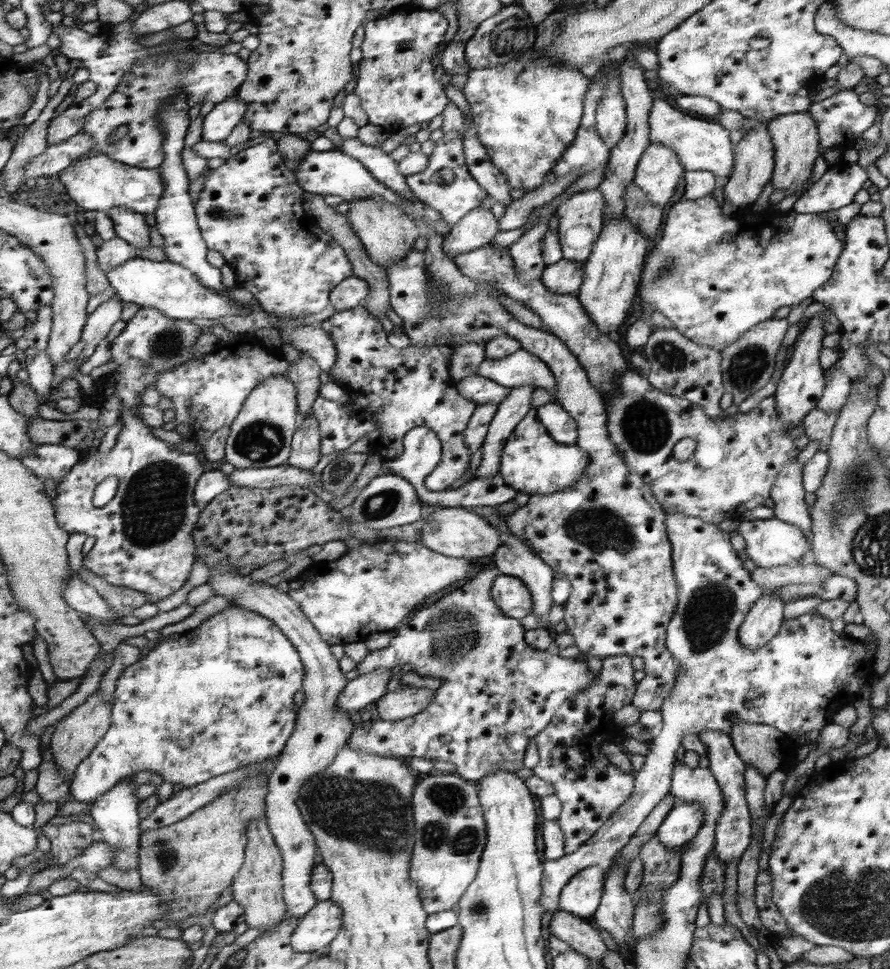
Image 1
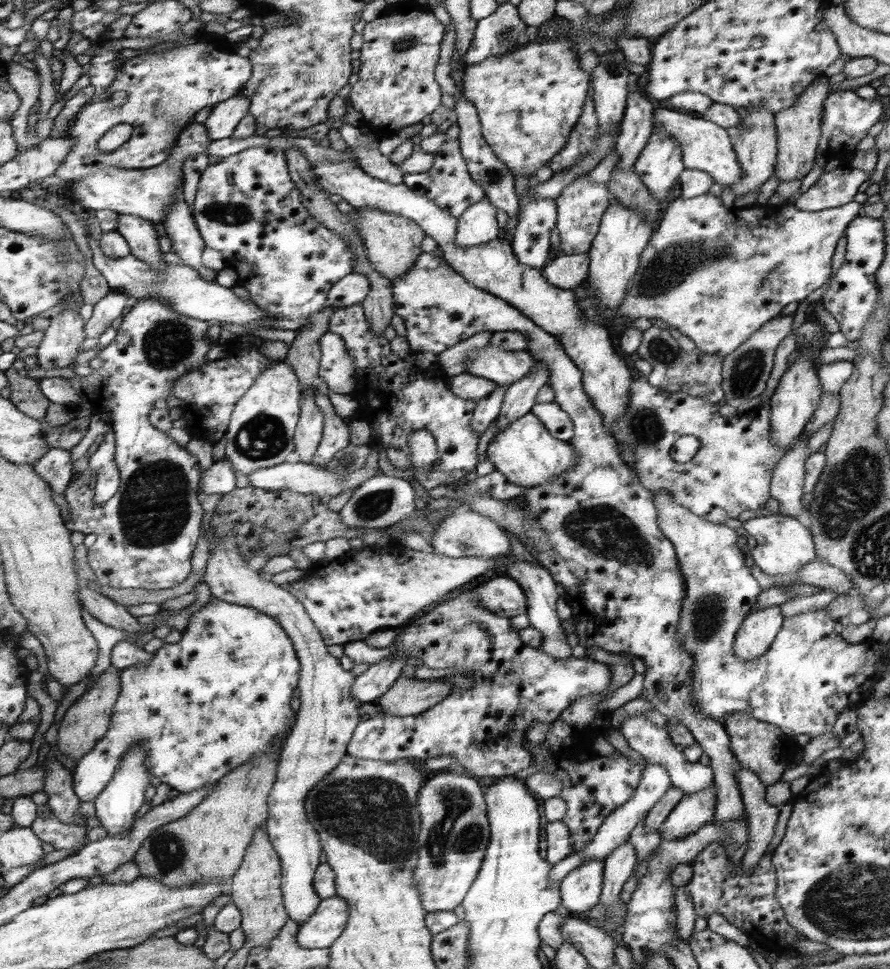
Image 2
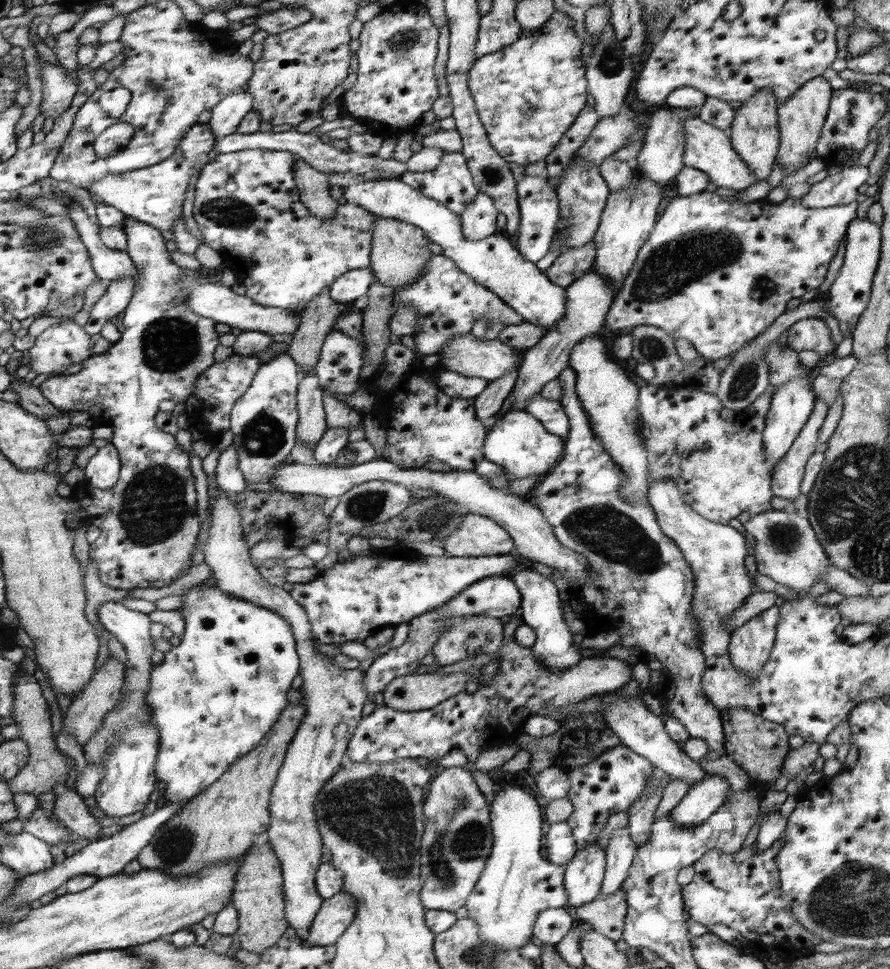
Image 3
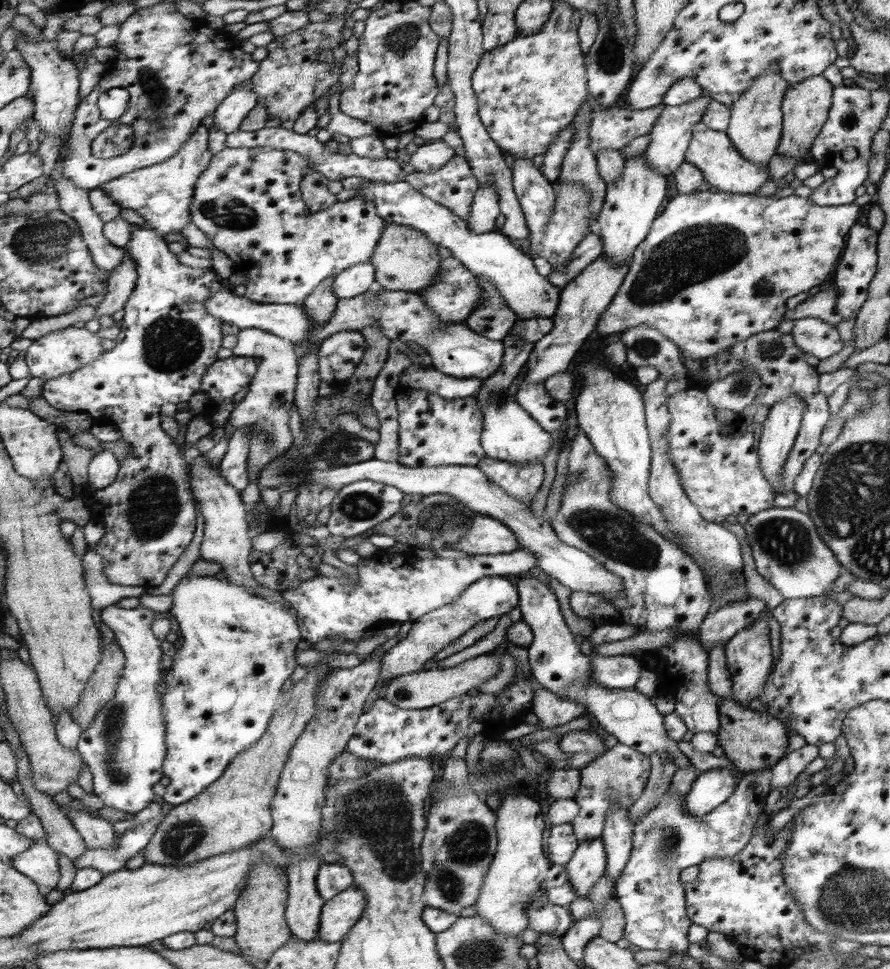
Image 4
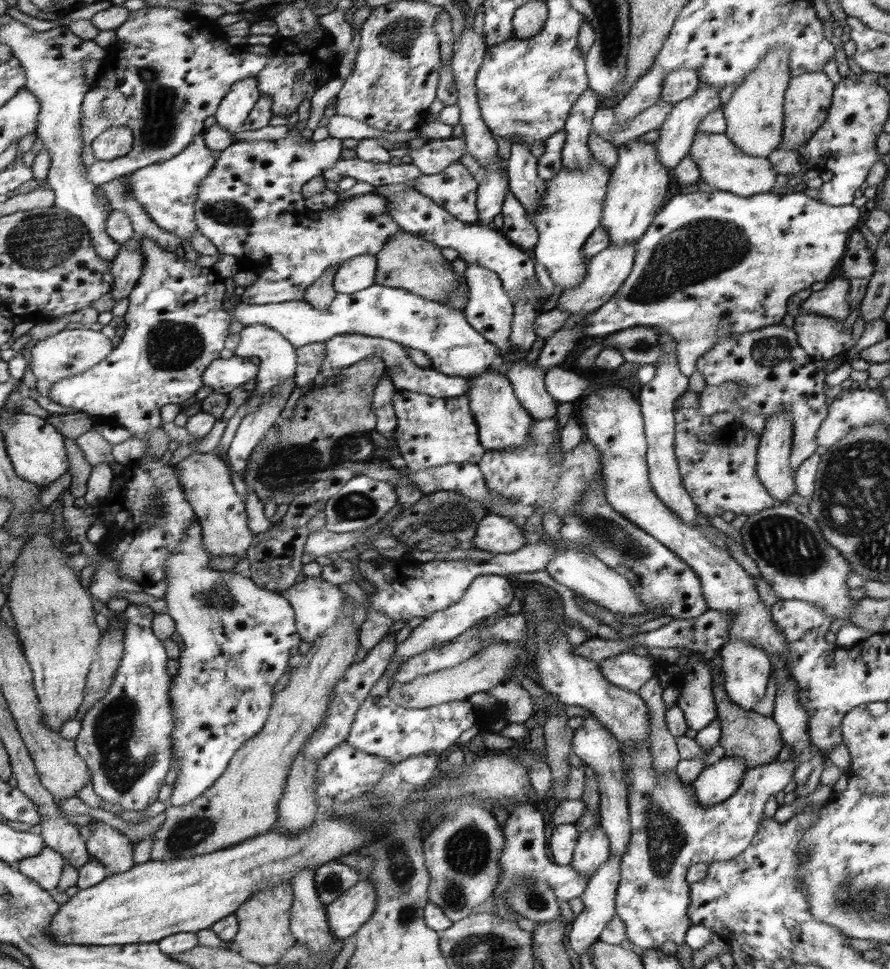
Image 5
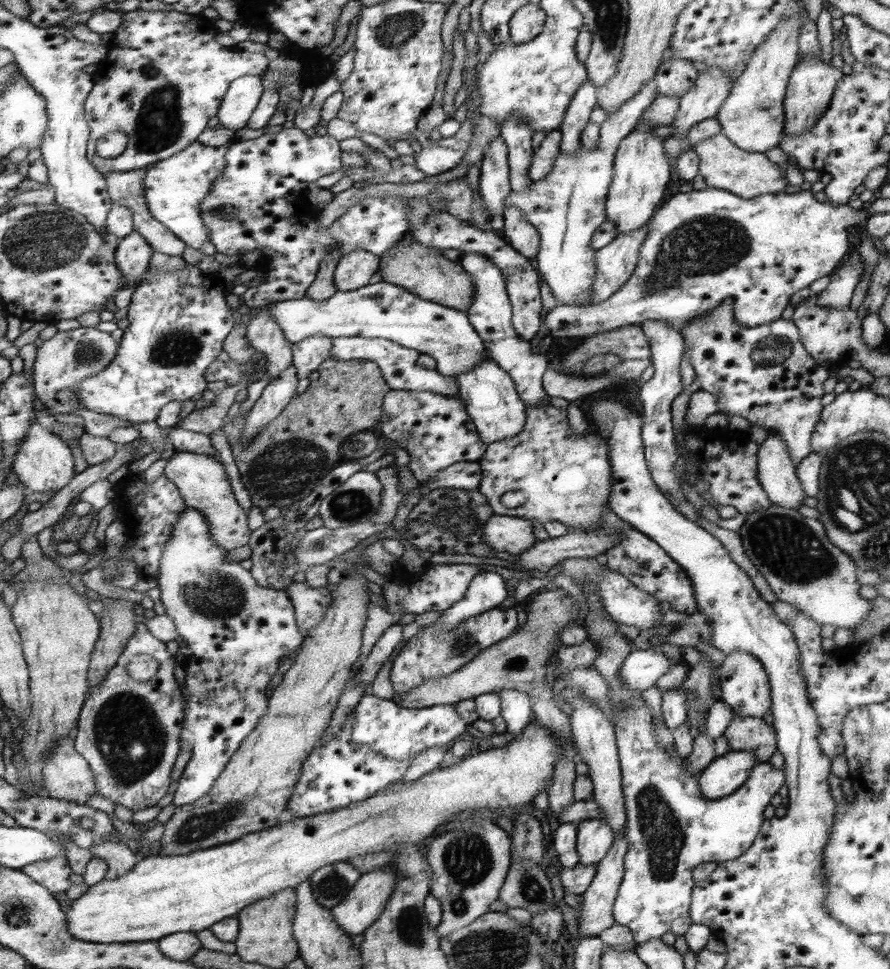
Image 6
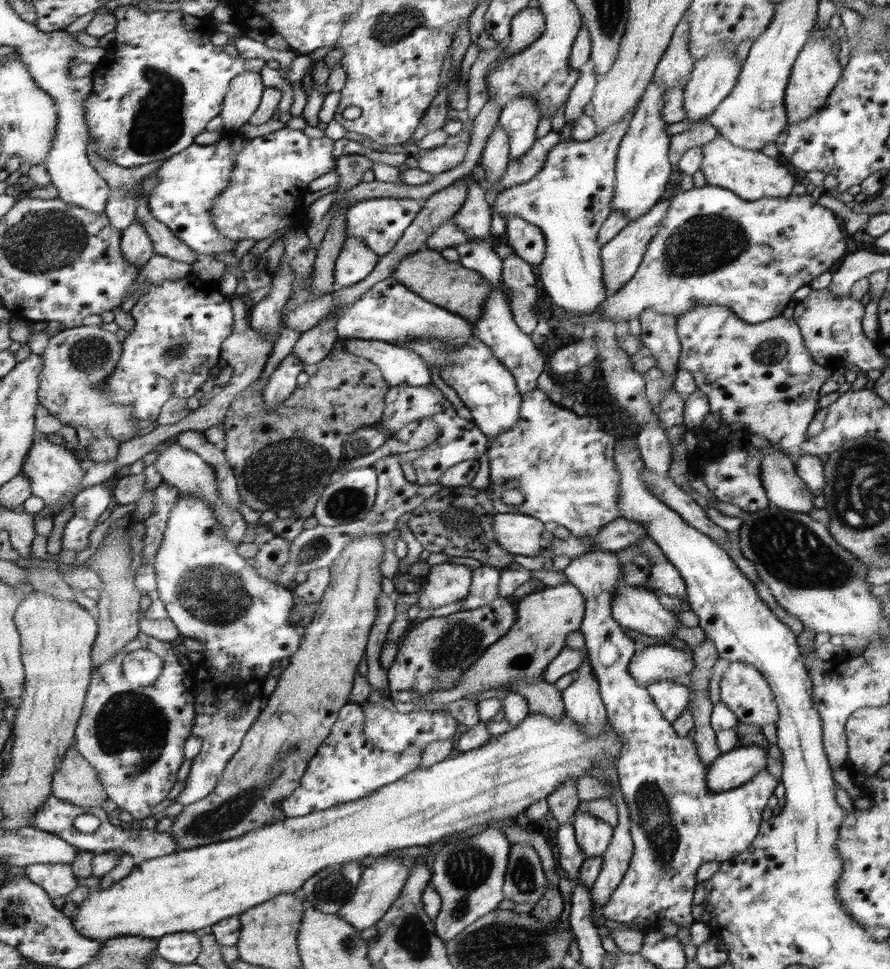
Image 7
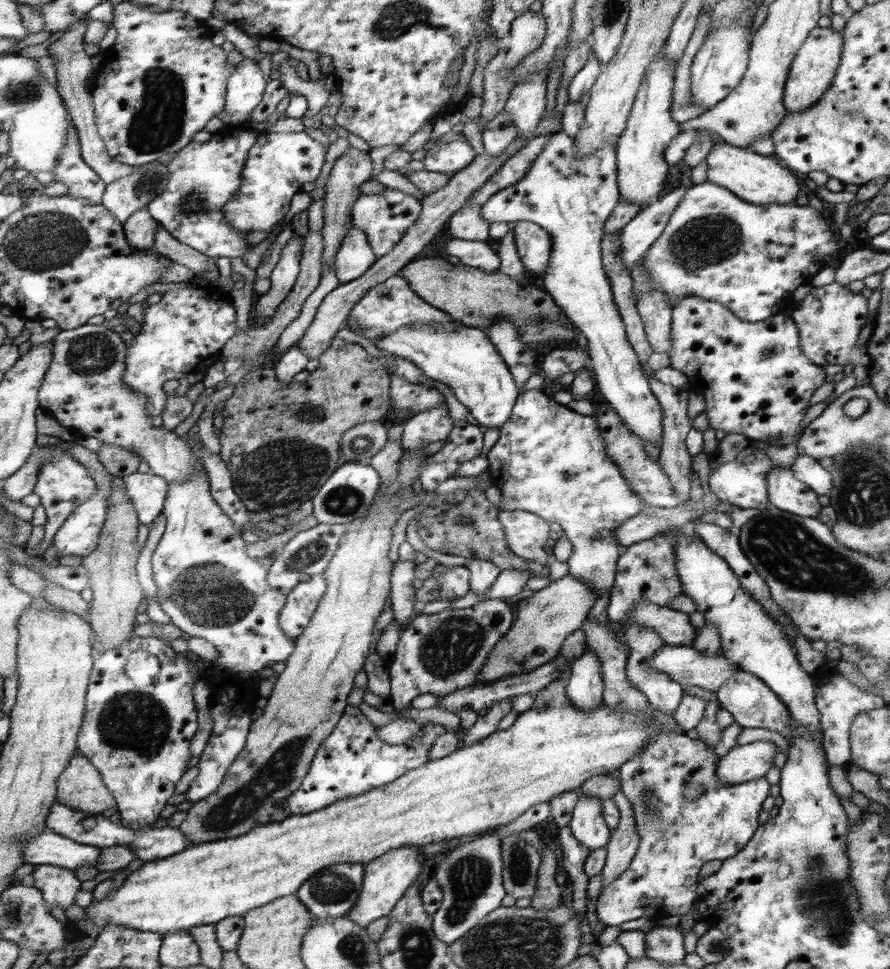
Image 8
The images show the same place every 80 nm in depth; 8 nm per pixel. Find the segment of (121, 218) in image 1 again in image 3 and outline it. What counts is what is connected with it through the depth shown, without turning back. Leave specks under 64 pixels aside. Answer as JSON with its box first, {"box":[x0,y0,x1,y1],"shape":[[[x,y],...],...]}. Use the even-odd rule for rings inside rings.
{"box":[40,217,219,590],"shape":[[[128,217],[128,219],[122,222],[124,226],[124,234],[127,238],[127,248],[125,252],[132,259],[132,263],[136,265],[139,280],[136,282],[136,289],[128,307],[126,308],[125,318],[122,320],[122,330],[120,340],[112,343],[112,346],[103,353],[99,353],[98,356],[92,356],[90,359],[85,360],[82,363],[82,369],[76,374],[69,375],[52,375],[48,379],[44,380],[40,384],[40,392],[48,399],[48,402],[55,406],[57,409],[66,411],[80,411],[89,412],[95,420],[100,423],[104,423],[112,427],[113,435],[110,438],[110,442],[117,448],[118,454],[121,458],[121,472],[120,479],[112,488],[108,490],[102,490],[92,486],[89,482],[79,482],[73,489],[72,499],[76,499],[81,507],[87,512],[82,514],[80,523],[87,531],[89,526],[96,526],[101,530],[98,539],[90,544],[89,555],[95,560],[94,565],[98,565],[99,577],[104,584],[111,586],[112,588],[131,590],[132,588],[162,588],[163,586],[172,584],[176,578],[182,576],[182,568],[184,568],[184,560],[188,560],[192,548],[194,548],[194,542],[196,542],[196,536],[198,536],[198,528],[200,528],[200,522],[196,518],[196,490],[194,490],[194,476],[190,472],[190,460],[188,460],[188,454],[180,450],[180,446],[176,444],[174,435],[167,433],[165,429],[162,429],[156,421],[156,416],[160,411],[160,404],[165,401],[174,401],[175,403],[185,402],[186,398],[192,394],[192,386],[195,386],[195,382],[199,376],[214,365],[214,350],[219,344],[219,333],[215,330],[217,322],[210,320],[210,318],[204,318],[200,314],[194,314],[187,305],[187,292],[181,287],[181,278],[183,278],[183,272],[185,268],[174,264],[171,253],[166,249],[165,243],[167,242],[162,237],[161,231],[158,231],[152,226],[148,226],[138,220]]]}

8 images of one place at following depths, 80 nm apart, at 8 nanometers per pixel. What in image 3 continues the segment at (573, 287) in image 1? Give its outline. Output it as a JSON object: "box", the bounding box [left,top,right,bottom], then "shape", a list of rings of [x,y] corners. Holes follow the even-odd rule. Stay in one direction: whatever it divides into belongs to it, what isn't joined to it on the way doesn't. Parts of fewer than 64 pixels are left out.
{"box":[545,241,595,288],"shape":[[[592,241],[578,248],[566,248],[545,271],[545,275],[554,284],[568,288],[578,277],[592,270],[595,253]]]}

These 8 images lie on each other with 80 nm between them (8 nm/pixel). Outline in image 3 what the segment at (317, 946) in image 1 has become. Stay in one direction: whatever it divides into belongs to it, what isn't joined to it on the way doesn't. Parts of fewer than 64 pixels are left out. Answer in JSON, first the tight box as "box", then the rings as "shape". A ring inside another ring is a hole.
{"box":[306,891,357,945],"shape":[[[342,891],[329,899],[323,899],[320,910],[311,924],[306,944],[334,945],[352,924],[357,911],[357,902],[349,892]]]}

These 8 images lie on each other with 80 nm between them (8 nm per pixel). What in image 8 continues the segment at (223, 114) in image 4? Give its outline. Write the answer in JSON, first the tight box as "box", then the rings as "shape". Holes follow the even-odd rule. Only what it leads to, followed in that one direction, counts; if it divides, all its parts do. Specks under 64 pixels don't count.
{"box":[226,58,268,126],"shape":[[[244,58],[237,64],[237,70],[229,76],[226,91],[226,112],[230,114],[230,126],[245,126],[251,113],[264,98],[268,86],[267,76],[262,72],[256,60]]]}

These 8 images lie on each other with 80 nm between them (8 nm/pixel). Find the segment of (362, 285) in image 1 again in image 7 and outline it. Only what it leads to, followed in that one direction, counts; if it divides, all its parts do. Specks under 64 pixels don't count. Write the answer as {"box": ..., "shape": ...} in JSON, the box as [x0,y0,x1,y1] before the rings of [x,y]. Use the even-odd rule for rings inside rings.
{"box":[334,238,379,291],"shape":[[[347,238],[335,262],[334,291],[358,284],[378,263],[379,257],[360,238]]]}

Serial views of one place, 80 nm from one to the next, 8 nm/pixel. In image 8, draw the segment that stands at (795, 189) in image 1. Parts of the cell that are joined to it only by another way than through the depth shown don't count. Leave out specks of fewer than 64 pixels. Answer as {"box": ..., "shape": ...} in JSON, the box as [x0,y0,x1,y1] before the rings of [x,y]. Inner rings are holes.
{"box":[783,27,843,113],"shape":[[[816,27],[810,31],[804,44],[798,49],[788,71],[783,92],[783,105],[797,113],[816,104],[830,86],[838,68],[843,49],[843,36],[832,27]]]}

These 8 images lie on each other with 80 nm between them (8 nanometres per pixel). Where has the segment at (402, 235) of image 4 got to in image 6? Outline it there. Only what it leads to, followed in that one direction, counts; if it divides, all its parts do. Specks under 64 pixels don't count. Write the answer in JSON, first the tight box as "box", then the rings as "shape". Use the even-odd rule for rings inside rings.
{"box":[379,238,475,313],"shape":[[[404,238],[380,257],[379,265],[380,280],[402,286],[424,300],[464,313],[468,313],[472,305],[475,286],[471,276],[462,268],[460,261],[448,260],[440,249],[426,247],[413,238]]]}

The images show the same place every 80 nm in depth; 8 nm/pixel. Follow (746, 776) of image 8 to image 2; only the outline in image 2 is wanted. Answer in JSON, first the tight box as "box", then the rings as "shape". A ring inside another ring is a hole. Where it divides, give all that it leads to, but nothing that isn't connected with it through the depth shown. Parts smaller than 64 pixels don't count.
{"box":[660,786,716,839],"shape":[[[716,786],[684,796],[666,817],[660,834],[667,839],[679,839],[713,820],[716,808]]]}

